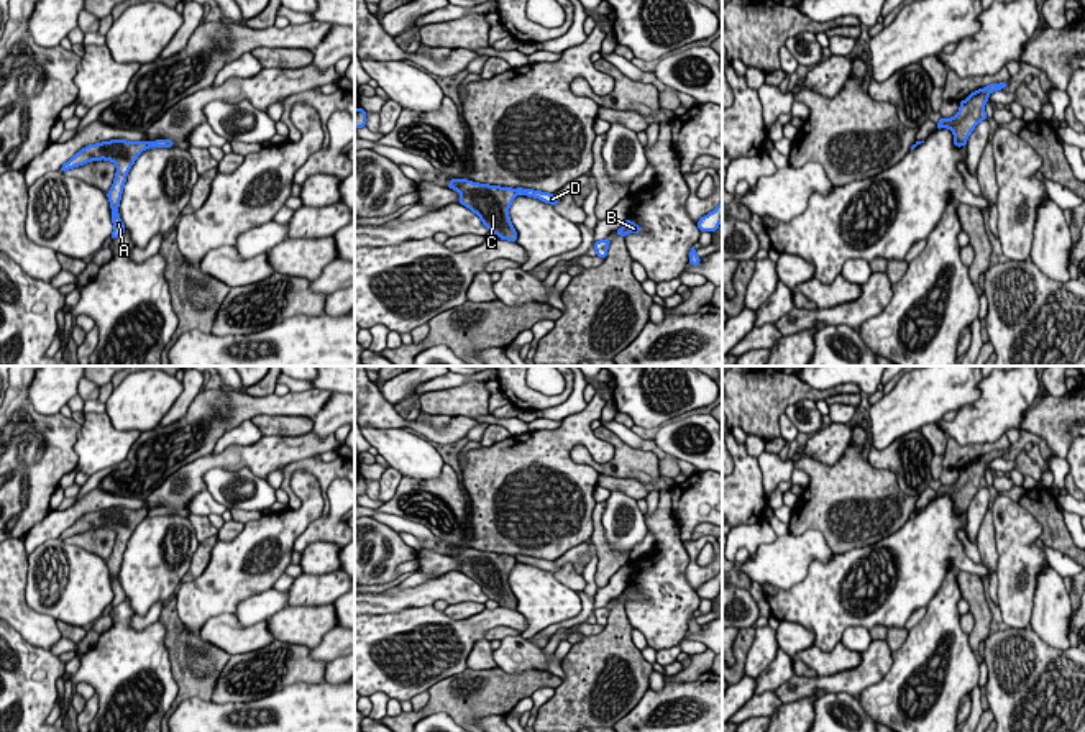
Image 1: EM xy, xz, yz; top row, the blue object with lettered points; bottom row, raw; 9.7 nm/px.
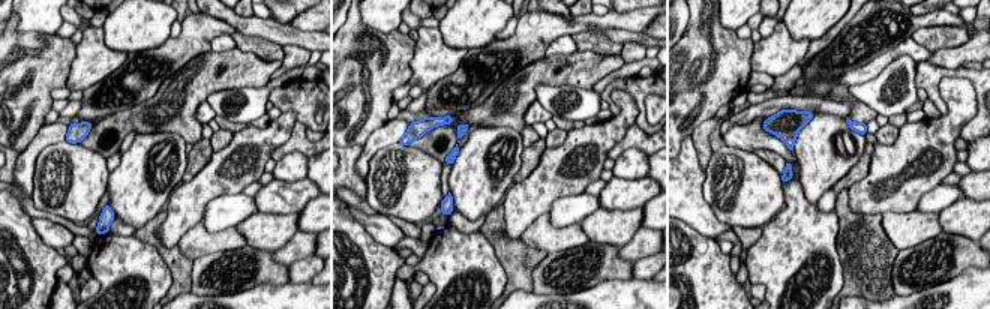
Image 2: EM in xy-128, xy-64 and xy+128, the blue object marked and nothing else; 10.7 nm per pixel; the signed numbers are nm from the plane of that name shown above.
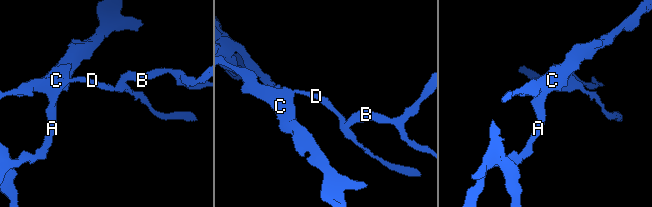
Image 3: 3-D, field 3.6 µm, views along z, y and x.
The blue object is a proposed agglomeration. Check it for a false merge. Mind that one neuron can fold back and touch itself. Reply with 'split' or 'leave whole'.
split

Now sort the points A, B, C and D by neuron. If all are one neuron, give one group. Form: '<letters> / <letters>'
A C / B D

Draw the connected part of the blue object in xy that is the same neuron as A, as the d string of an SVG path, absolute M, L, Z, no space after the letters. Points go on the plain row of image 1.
M110 507L97 512L89 512L76 520L67 530L62 532L61 540L72 535L84 533L90 528L112 528L117 533L117 542L113 551L107 561L112 576L113 601L112 607L125 601L125 592L118 583L118 573L123 561L123 553L126 550L126 542L138 527L138 524L148 517L148 509L126 509L126 507Z

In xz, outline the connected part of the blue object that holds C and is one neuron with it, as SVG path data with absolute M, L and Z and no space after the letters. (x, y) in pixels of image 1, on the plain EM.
M450 547L448 556L456 558L460 561L458 571L476 581L499 607L517 609L517 599L509 586L509 574L517 563L515 556L468 547Z

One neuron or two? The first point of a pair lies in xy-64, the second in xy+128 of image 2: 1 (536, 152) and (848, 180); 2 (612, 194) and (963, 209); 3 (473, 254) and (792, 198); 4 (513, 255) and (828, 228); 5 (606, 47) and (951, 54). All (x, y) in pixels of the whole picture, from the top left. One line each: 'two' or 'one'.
1: one
2: two
3: one
4: two
5: two

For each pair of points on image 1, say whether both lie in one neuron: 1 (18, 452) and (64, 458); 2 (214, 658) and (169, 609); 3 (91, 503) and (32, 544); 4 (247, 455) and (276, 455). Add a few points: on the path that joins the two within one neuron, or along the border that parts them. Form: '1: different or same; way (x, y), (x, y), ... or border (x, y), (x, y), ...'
1: same; way (30, 452), (43, 452), (53, 457)
2: same; way (199, 654), (173, 624)
3: same; way (76, 511), (46, 529)
4: same; way (253, 455), (270, 455)

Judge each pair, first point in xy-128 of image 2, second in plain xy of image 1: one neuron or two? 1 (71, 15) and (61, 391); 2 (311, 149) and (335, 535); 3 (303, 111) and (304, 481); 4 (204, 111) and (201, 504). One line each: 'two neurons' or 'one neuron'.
1: two neurons
2: one neuron
3: two neurons
4: one neuron

